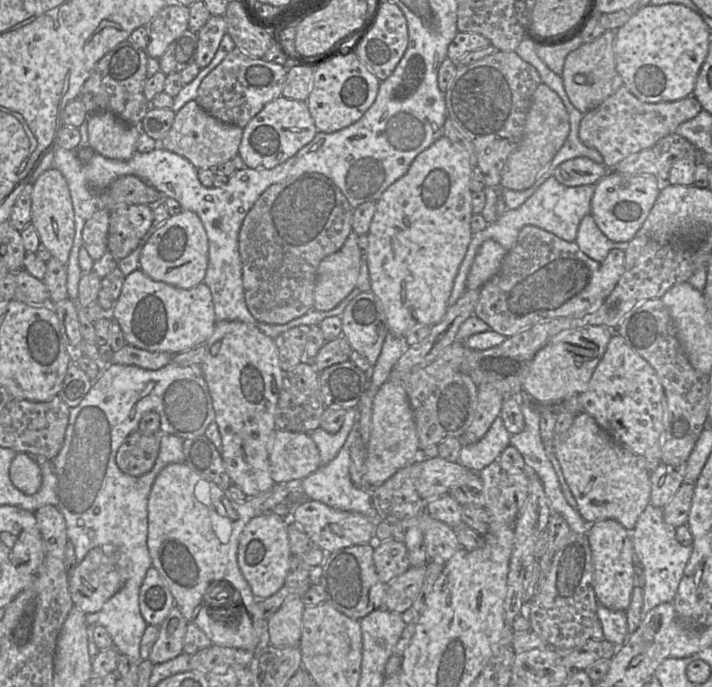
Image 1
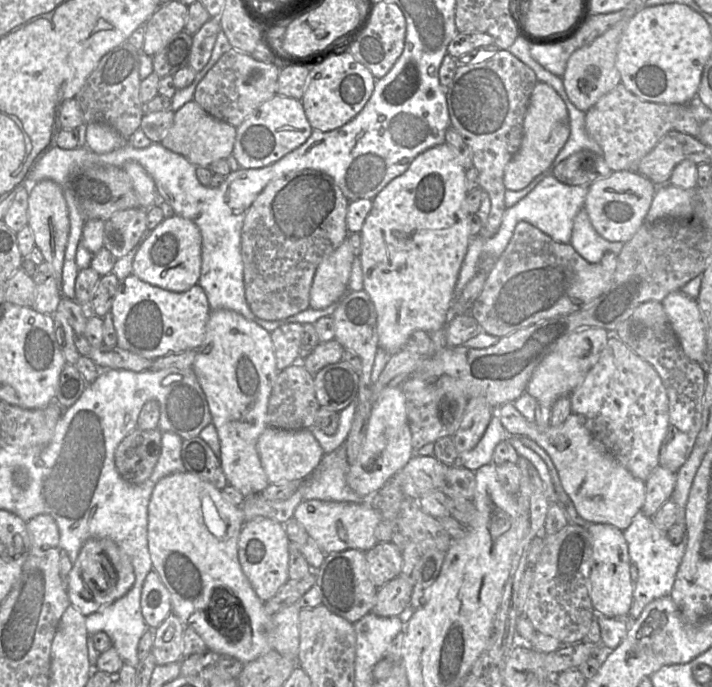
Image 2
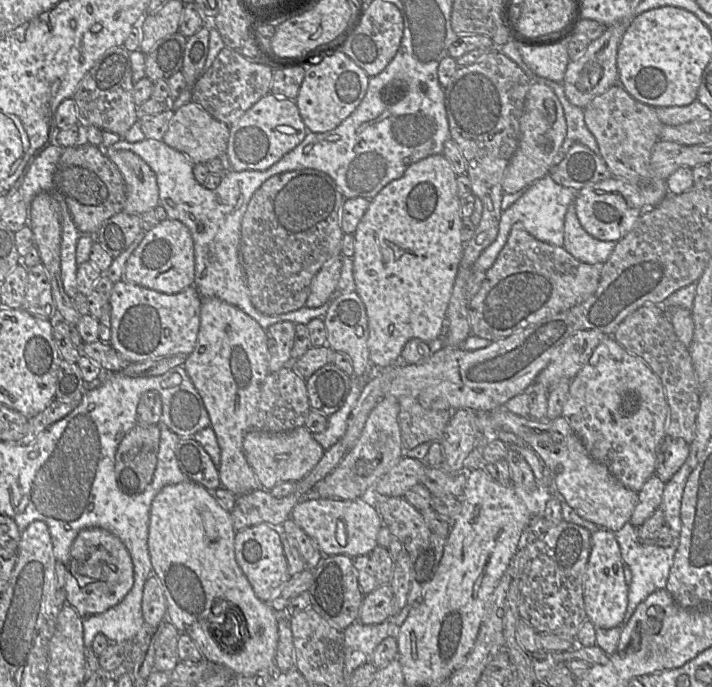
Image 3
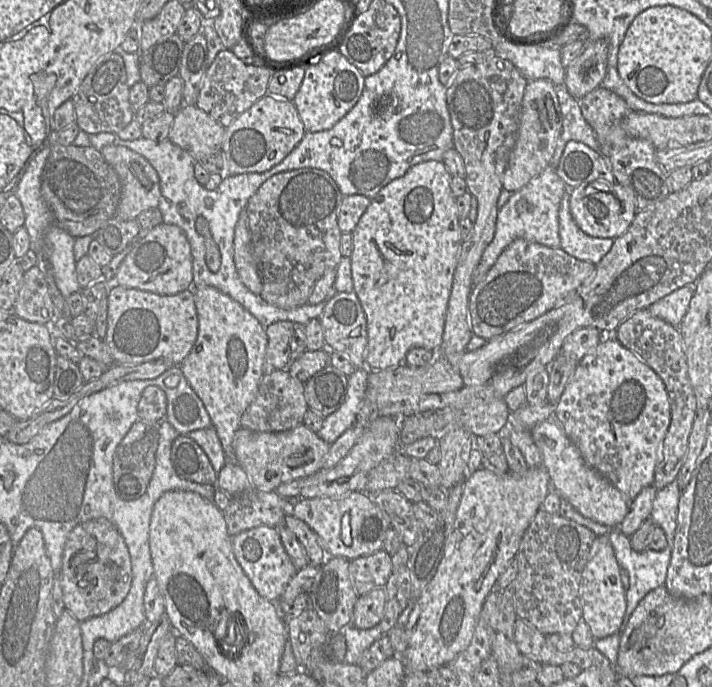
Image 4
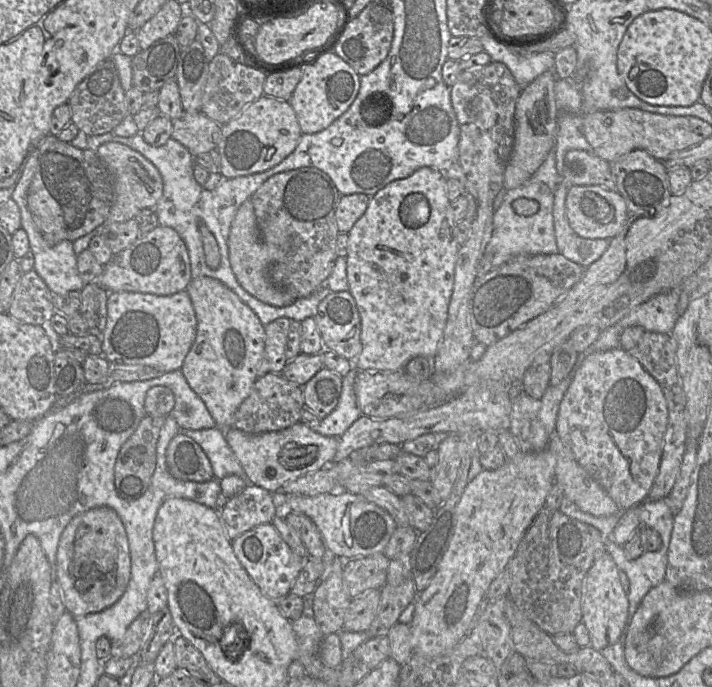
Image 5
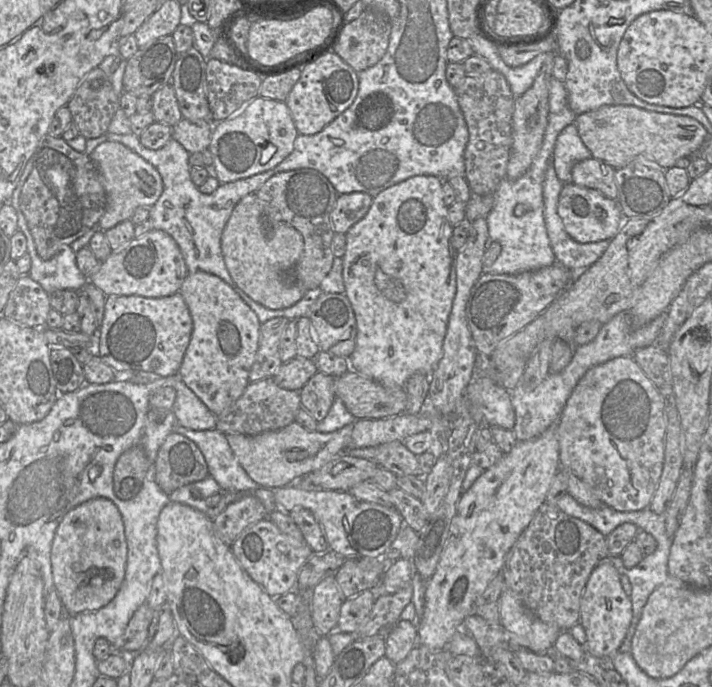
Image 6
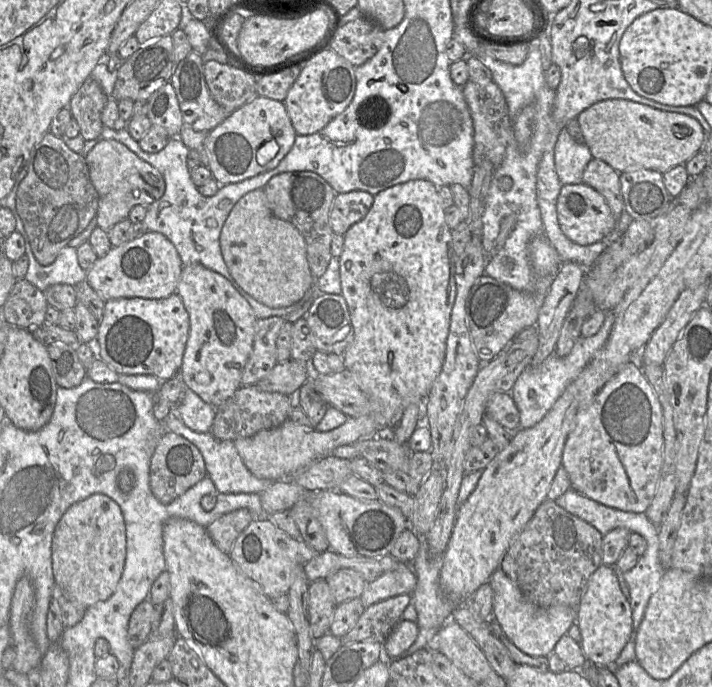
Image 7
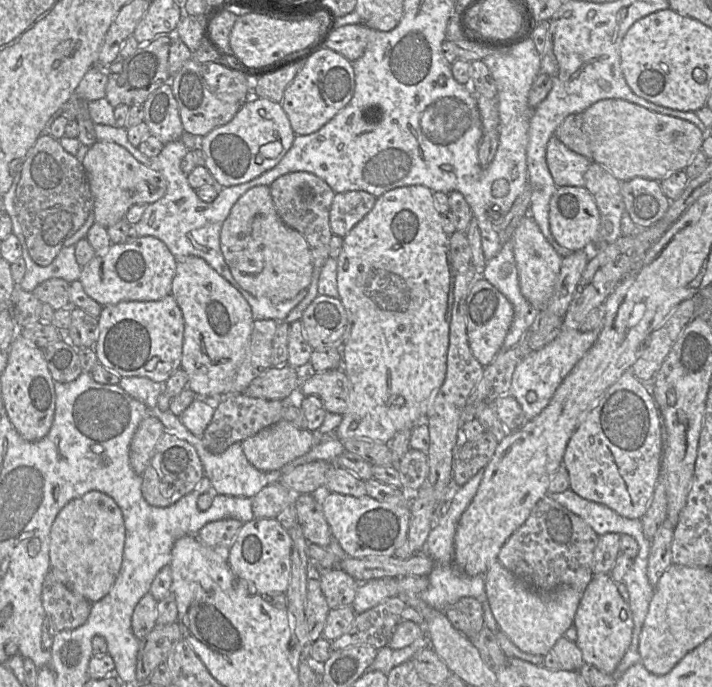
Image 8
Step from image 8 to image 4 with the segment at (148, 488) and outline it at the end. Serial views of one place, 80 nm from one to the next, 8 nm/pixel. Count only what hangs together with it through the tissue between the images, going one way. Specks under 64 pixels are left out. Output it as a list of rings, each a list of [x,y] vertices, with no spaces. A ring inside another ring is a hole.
[[[178,435],[171,447],[171,461],[183,479],[216,486],[218,474],[204,450],[188,435]]]

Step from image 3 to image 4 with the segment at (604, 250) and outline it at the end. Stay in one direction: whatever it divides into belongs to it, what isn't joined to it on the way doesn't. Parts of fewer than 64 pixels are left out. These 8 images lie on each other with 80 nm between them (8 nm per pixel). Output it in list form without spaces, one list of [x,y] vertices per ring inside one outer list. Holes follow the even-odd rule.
[[[567,191],[559,208],[560,248],[582,261],[597,264],[611,249],[613,239],[598,238],[584,233],[575,223],[569,207]]]

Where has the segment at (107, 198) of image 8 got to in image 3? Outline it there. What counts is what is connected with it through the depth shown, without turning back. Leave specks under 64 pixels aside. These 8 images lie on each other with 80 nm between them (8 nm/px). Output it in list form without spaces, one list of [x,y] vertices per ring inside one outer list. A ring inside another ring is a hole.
[[[127,150],[108,152],[126,184],[126,201],[122,212],[142,215],[159,205],[156,175],[138,155]]]

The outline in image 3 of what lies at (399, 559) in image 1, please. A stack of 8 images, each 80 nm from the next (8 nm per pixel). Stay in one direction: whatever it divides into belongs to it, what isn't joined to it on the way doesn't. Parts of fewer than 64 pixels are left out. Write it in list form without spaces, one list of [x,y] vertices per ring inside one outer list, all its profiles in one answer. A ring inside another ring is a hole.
[[[378,545],[369,553],[358,556],[353,561],[363,595],[369,594],[382,585],[390,584],[392,581],[395,560],[388,548]]]

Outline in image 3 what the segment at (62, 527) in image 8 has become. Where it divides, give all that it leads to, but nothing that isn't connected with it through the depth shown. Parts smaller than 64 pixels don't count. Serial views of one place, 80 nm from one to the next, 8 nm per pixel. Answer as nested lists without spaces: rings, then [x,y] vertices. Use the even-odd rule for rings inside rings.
[[[85,528],[74,539],[67,563],[65,582],[66,603],[82,617],[102,613],[120,603],[134,583],[133,563],[122,541],[102,528]],[[75,574],[94,581],[80,587]]]

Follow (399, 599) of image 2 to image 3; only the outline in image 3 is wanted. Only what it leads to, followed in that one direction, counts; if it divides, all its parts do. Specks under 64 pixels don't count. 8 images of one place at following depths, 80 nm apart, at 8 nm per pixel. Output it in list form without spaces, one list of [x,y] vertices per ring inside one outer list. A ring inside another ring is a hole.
[[[385,584],[364,595],[358,612],[358,621],[363,624],[380,624],[390,617],[393,591]]]

